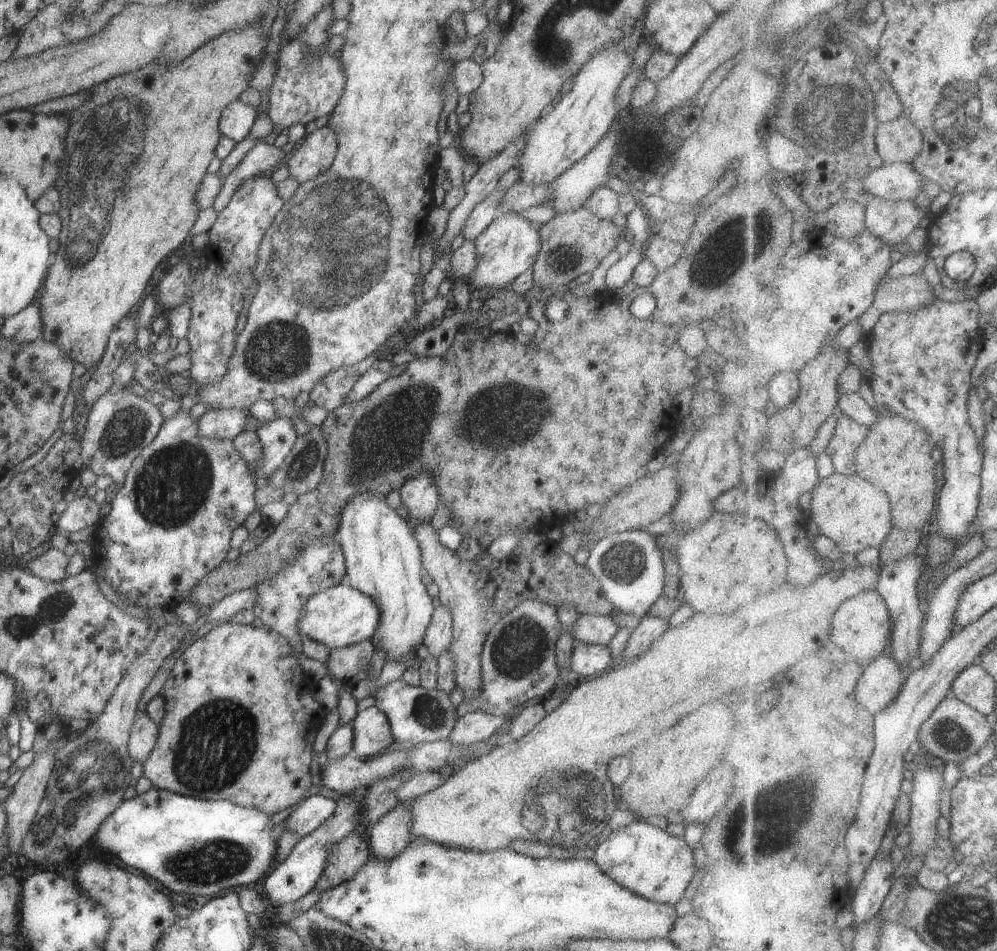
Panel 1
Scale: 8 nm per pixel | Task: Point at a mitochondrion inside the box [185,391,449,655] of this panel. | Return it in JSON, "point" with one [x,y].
{"point":[302,467]}

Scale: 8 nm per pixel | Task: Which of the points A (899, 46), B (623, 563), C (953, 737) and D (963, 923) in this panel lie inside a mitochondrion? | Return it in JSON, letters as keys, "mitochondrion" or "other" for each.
{"A":"other","B":"mitochondrion","C":"mitochondrion","D":"mitochondrion"}

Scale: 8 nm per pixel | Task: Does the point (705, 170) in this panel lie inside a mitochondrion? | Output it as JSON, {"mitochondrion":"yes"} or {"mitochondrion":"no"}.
{"mitochondrion":"no"}

